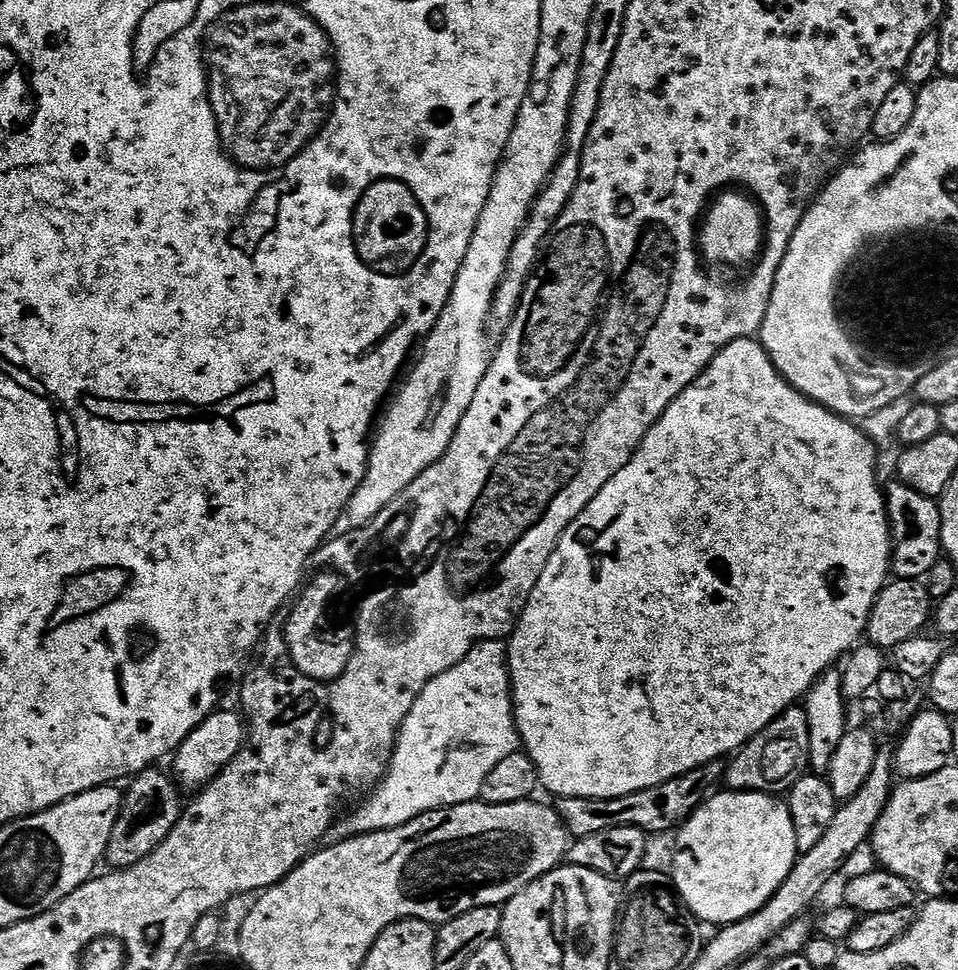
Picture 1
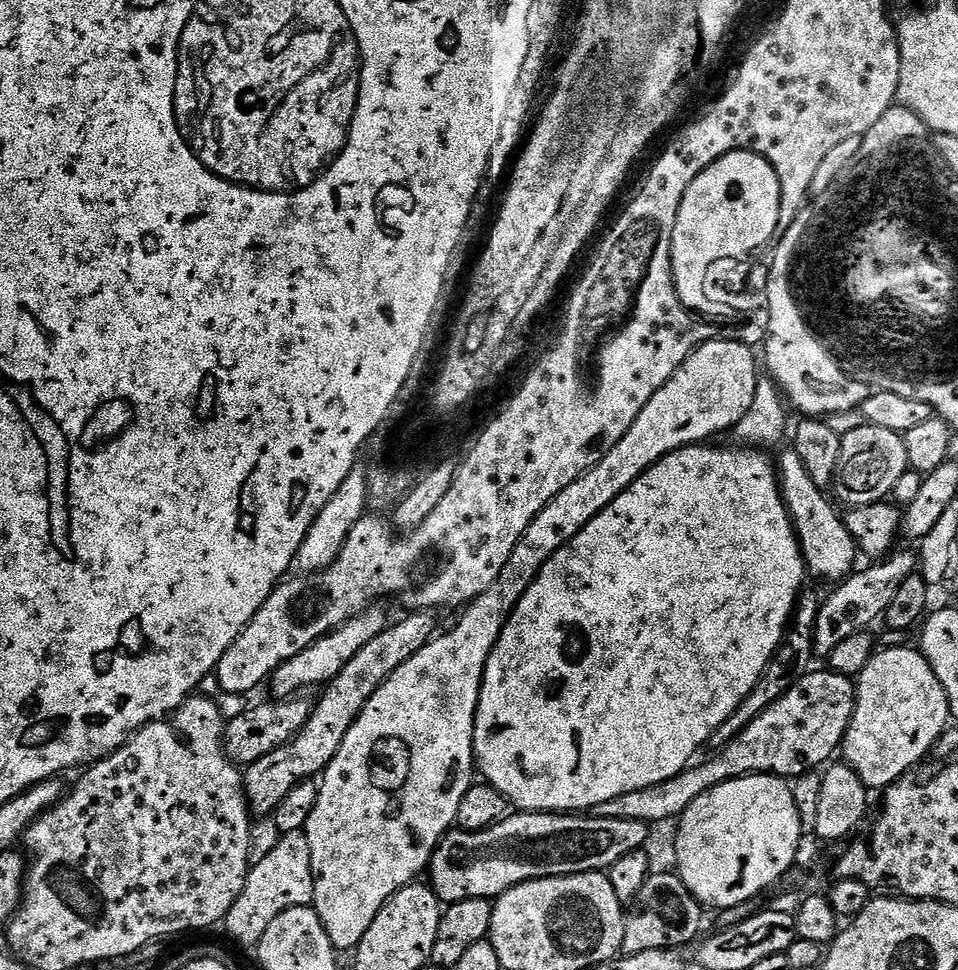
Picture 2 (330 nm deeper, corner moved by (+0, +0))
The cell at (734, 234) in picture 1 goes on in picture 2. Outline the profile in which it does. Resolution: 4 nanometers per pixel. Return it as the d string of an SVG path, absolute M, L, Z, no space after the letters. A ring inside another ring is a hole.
M731 152L714 161L690 182L674 222L672 277L681 304L688 310L697 307L702 271L708 264L752 252L780 231L780 183L771 162L757 152Z

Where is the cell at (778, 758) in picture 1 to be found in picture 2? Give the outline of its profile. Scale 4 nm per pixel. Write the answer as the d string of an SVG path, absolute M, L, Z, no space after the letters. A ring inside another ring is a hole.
M897 551L891 558L876 562L873 568L865 572L857 571L839 585L837 592L832 592L823 601L820 614L816 619L814 648L822 657L828 658L836 647L851 636L867 633L876 619L887 613L888 607L894 602L894 596L902 586L914 575L918 568L918 560L908 552ZM897 555L897 556L896 556ZM896 556L896 557L895 557ZM893 559L893 560L892 560ZM885 563L885 564L884 564ZM860 572L860 573L859 573Z

